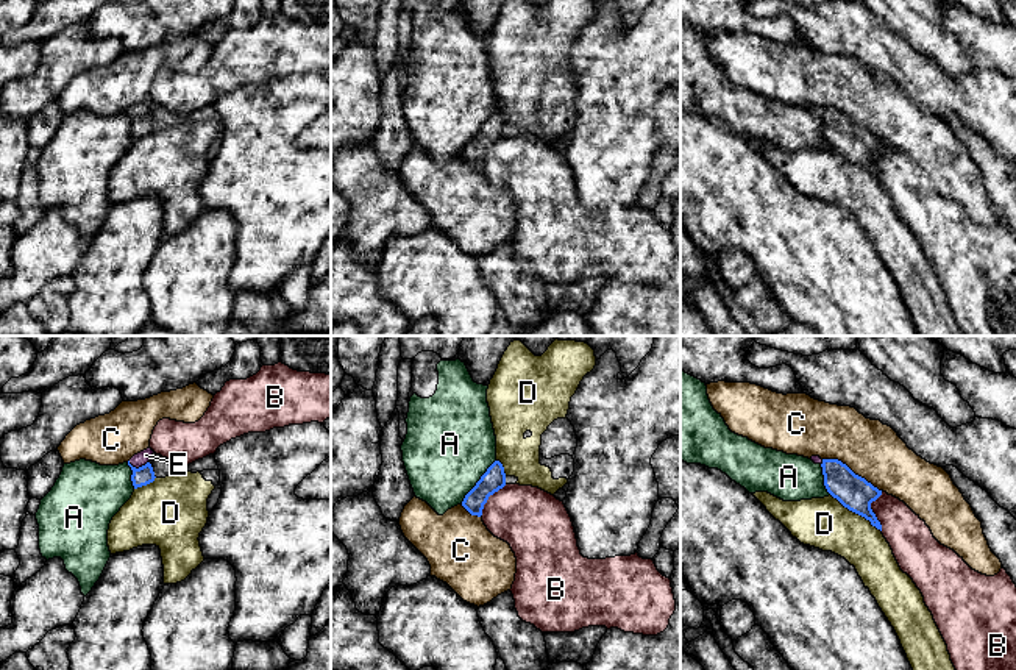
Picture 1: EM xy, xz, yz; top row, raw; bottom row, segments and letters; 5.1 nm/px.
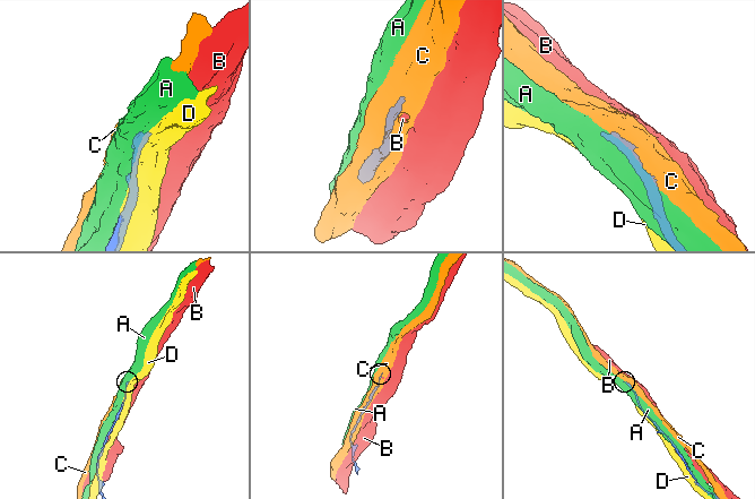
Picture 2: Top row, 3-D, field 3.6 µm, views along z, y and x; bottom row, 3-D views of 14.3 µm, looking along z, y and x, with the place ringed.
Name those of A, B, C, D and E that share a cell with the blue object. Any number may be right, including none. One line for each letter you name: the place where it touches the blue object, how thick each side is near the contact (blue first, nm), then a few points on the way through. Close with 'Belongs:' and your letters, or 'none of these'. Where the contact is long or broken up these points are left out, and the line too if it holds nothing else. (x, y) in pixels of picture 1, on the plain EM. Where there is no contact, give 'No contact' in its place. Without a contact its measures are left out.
E: Touches blue at xy (139, 117). Thickness 100 nm (blue) against 70 nm. Path across: xy (144, 125), (139, 117), (139, 110)
Belongs: E

